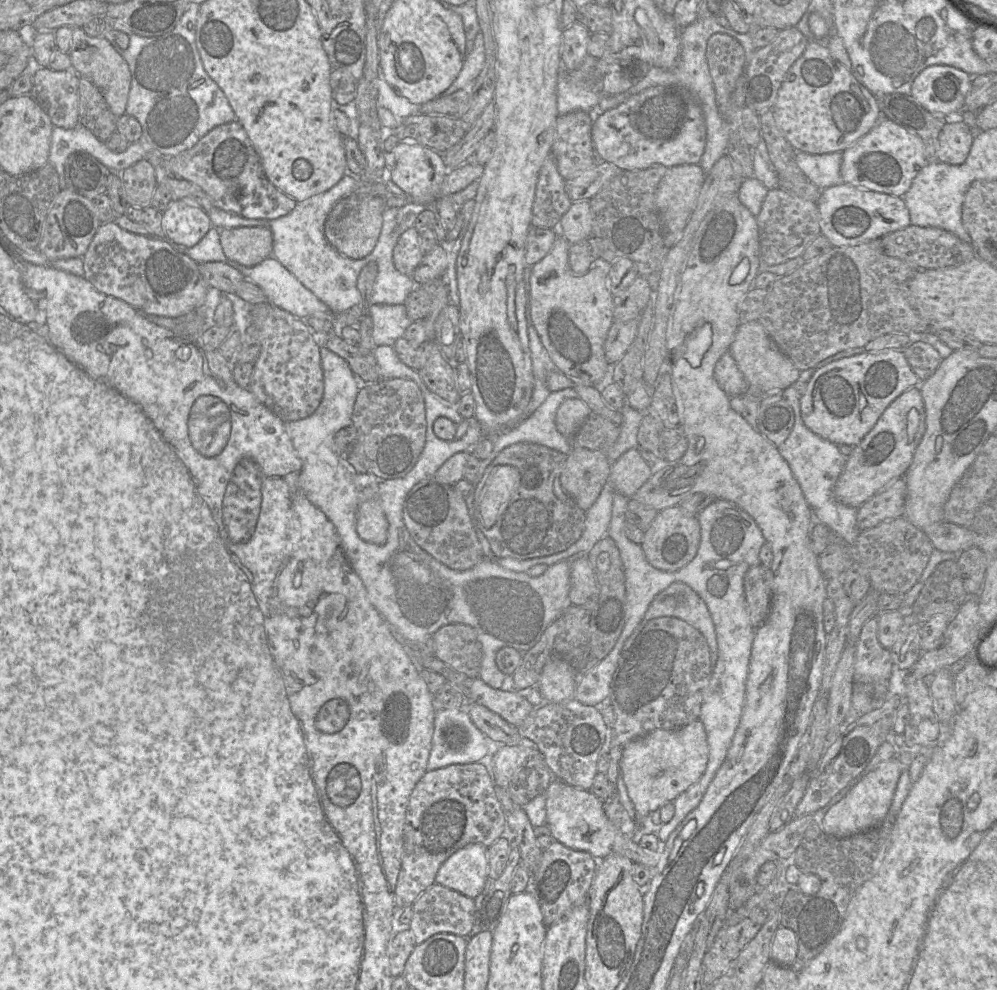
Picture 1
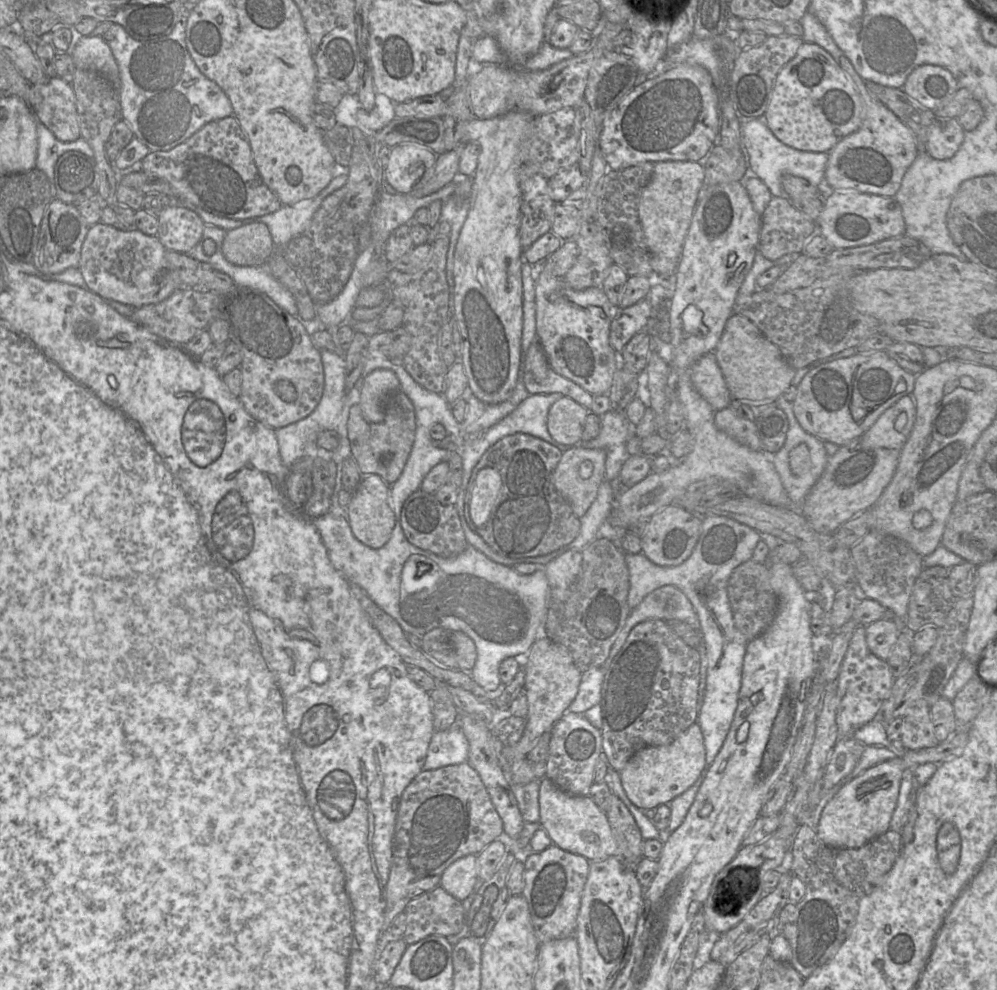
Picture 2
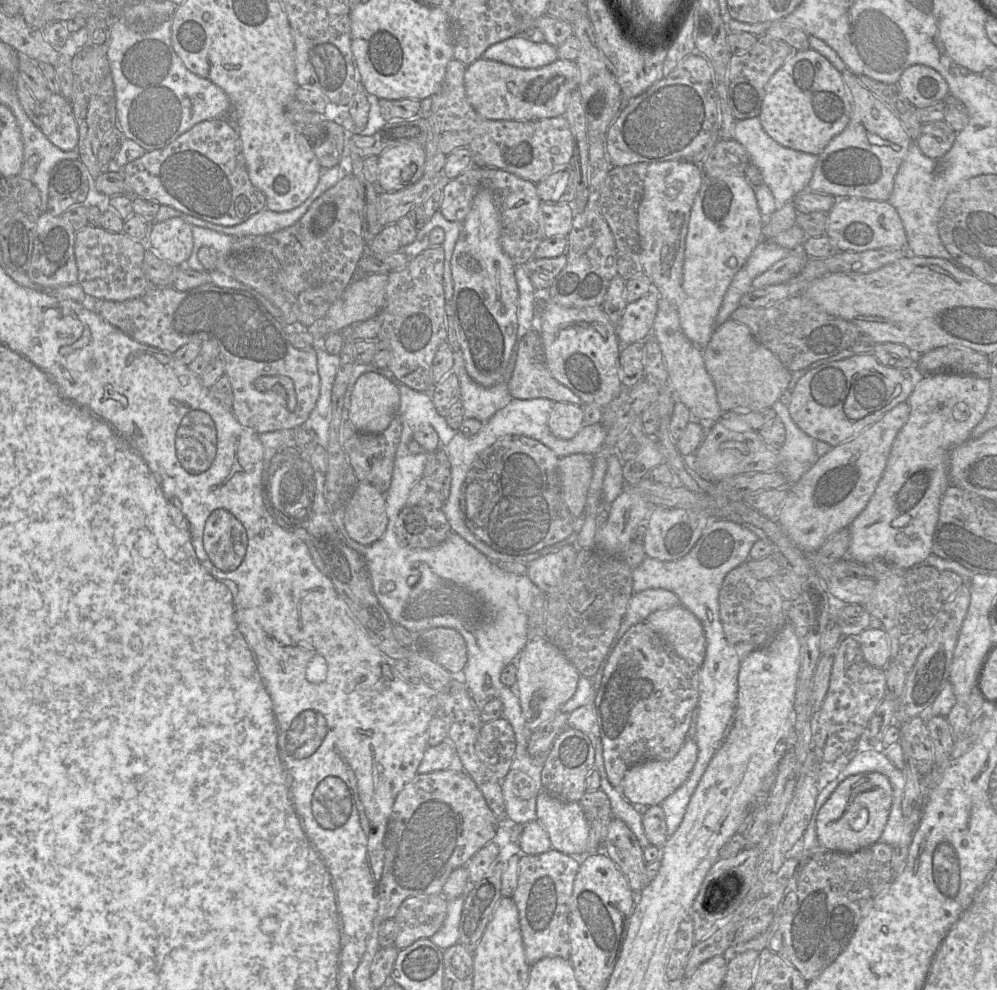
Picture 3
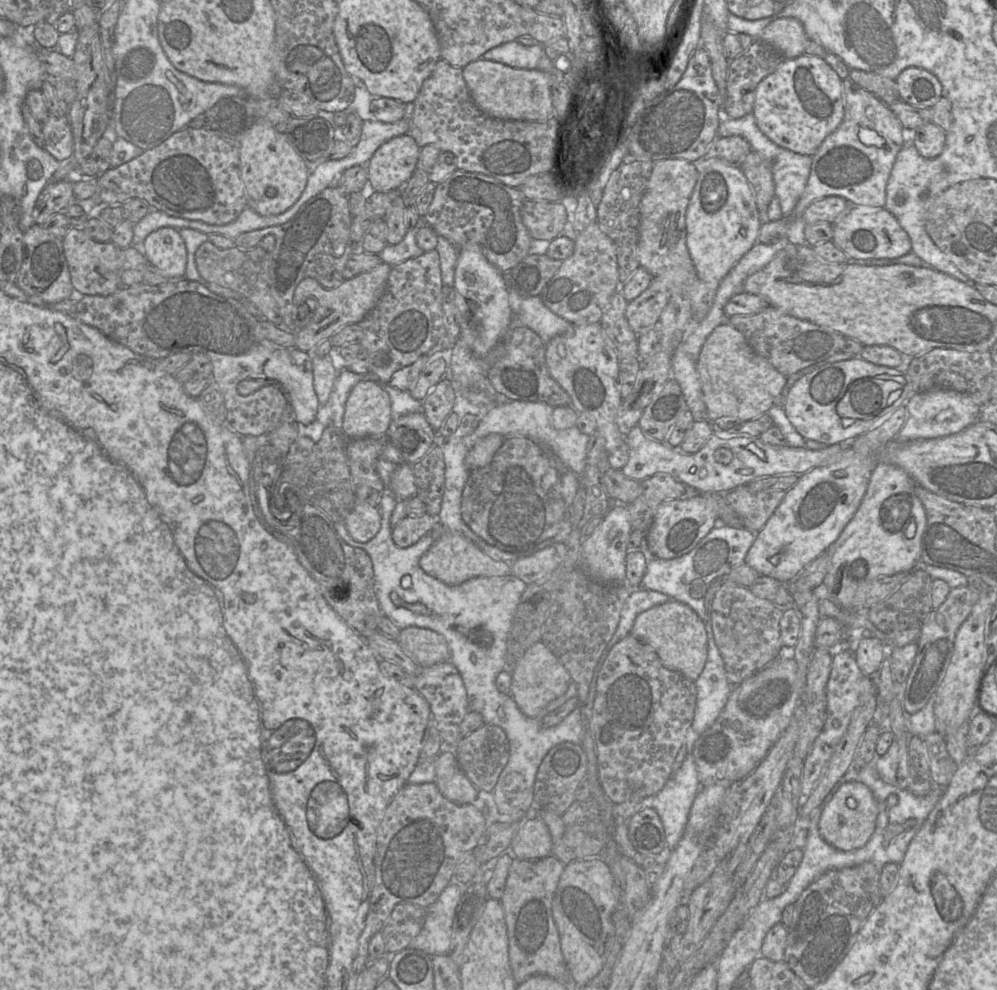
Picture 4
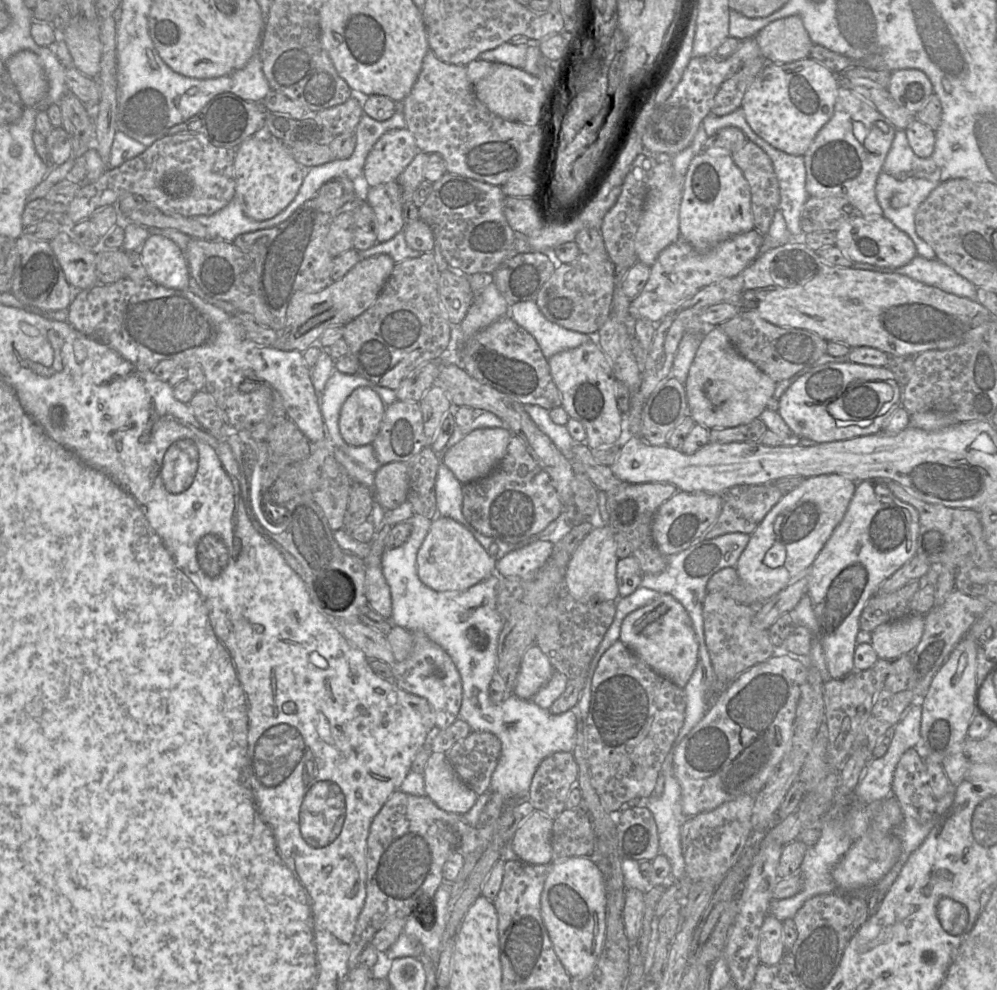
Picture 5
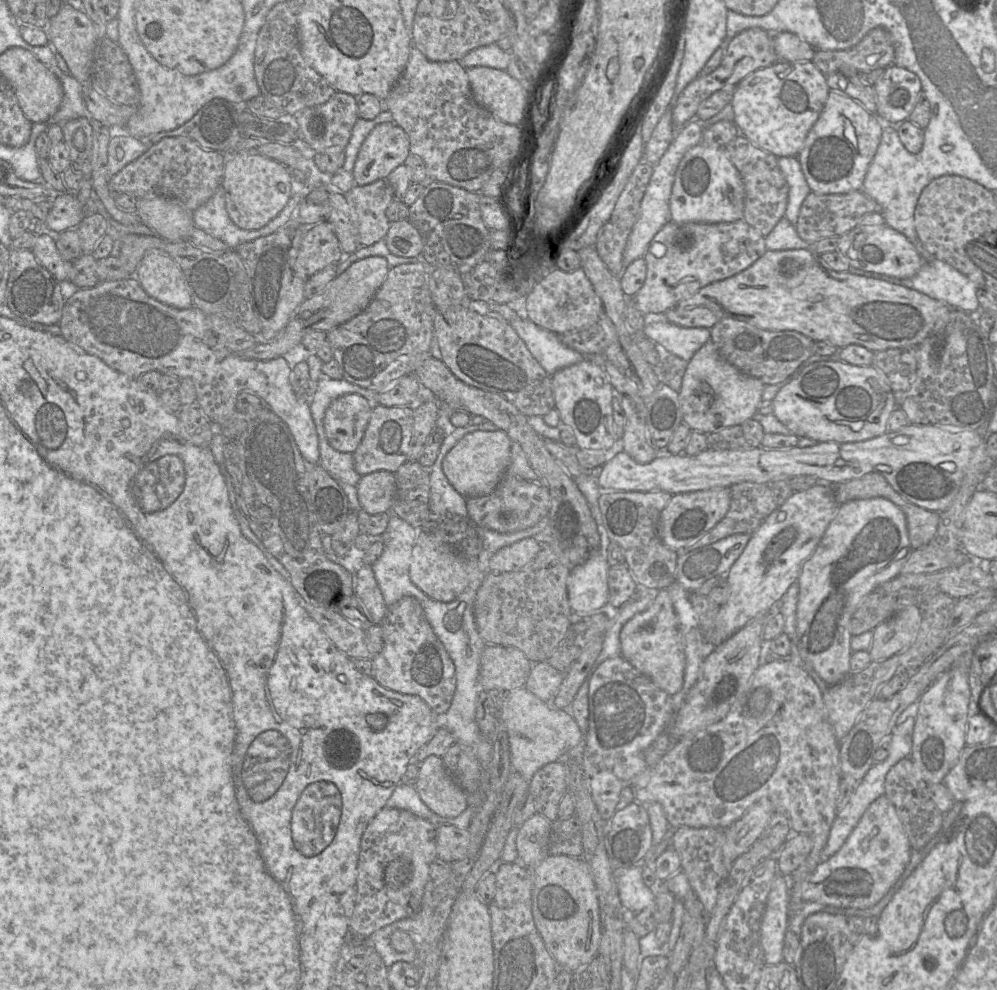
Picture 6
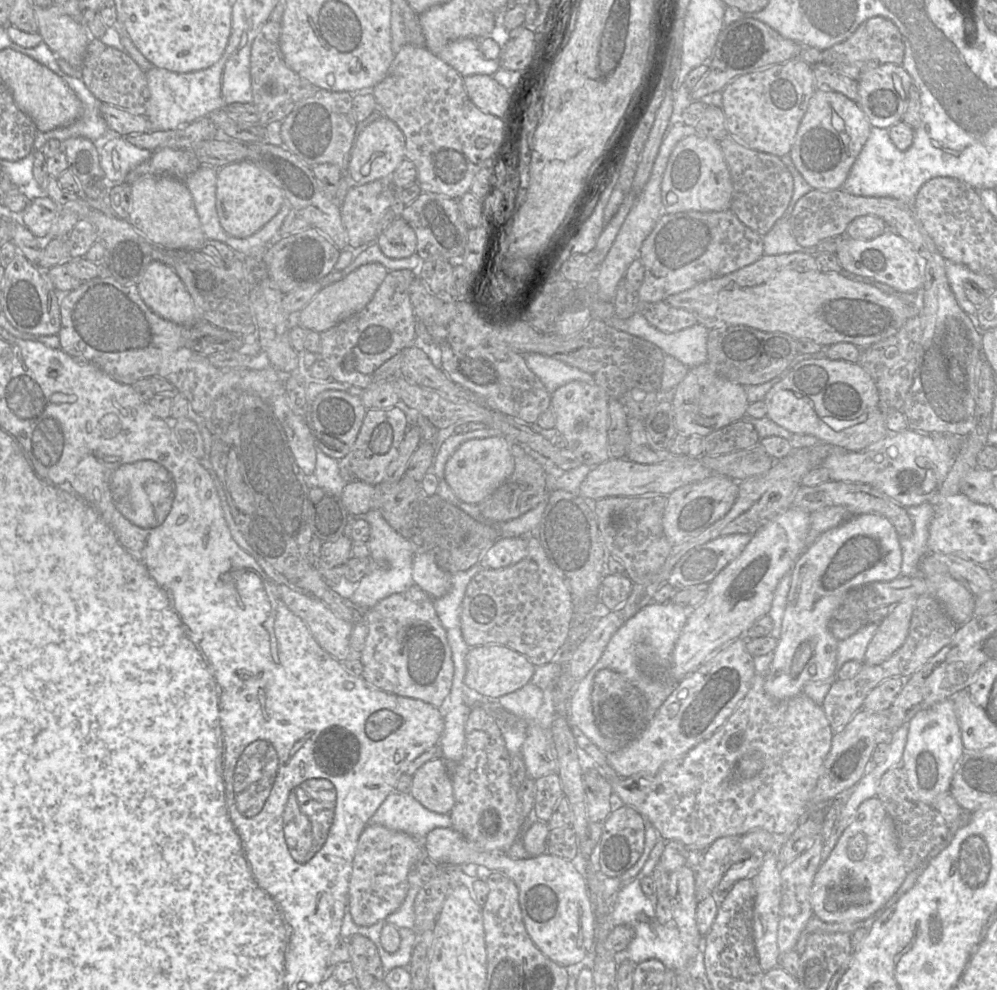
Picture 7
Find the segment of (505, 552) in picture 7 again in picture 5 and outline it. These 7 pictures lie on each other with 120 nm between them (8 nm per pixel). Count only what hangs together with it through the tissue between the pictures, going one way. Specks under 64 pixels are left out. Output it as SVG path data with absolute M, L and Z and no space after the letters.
M537 541L512 551L496 562L499 577L527 577L536 572L553 552L550 541Z

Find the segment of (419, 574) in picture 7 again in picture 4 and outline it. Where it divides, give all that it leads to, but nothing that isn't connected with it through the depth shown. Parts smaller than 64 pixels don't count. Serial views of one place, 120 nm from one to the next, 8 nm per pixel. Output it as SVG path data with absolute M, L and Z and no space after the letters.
M448 530L421 556L419 565L428 575L451 586L460 585L475 577L508 576L511 574L509 563L493 560L470 539L458 532Z

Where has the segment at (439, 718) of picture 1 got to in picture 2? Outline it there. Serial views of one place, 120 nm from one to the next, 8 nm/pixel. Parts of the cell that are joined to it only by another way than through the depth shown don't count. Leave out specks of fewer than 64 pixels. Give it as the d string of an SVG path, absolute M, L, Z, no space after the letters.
M457 725L445 731L435 731L429 743L423 770L467 762L468 753L468 741Z

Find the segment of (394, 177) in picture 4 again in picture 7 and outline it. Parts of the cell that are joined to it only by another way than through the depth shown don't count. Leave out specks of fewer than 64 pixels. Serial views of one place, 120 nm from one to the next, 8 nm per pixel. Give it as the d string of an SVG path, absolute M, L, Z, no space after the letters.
M385 115L365 127L356 137L346 174L353 184L362 185L381 178L390 178L405 159L406 140L401 129Z

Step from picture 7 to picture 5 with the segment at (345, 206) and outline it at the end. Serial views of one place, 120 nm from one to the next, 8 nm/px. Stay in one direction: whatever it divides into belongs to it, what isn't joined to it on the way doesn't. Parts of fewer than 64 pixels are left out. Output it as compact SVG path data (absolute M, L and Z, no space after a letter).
M397 181L369 187L367 203L376 216L377 242L386 242L405 227L400 201L402 188Z

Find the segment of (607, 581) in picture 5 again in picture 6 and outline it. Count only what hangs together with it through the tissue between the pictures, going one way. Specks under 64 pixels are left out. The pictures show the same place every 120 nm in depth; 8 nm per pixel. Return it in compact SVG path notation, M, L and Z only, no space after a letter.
M599 548L582 564L571 570L568 577L568 598L573 612L601 613L609 600L608 571L605 549Z

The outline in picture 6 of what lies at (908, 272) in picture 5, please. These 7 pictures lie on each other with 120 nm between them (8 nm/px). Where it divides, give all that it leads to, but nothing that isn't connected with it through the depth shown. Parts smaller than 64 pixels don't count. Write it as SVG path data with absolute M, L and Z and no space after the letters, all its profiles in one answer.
M937 258L924 262L911 278L900 279L875 272L872 277L914 289L946 303L951 308L962 309L972 315L977 314L980 308L976 295L977 284L950 264Z

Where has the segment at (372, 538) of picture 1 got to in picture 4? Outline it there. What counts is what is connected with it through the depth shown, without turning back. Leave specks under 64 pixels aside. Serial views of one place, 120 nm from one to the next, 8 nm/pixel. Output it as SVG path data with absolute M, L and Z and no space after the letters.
M357 502L345 519L350 536L357 542L368 542L379 532L381 514L378 507Z

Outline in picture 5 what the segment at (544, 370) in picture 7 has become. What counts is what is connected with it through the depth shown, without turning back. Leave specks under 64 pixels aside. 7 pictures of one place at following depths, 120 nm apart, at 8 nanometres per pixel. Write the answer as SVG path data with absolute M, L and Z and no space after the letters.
M536 301L510 304L508 315L535 338L546 359L595 339L549 321L540 311Z

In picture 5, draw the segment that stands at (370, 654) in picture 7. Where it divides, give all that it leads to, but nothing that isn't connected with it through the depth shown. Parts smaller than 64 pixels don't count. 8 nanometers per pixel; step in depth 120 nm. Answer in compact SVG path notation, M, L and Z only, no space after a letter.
M411 631L413 646L408 657L390 665L393 682L402 690L425 698L430 704L435 717L435 730L448 728L458 719L462 703L462 684L459 672L450 656L438 644L422 632Z

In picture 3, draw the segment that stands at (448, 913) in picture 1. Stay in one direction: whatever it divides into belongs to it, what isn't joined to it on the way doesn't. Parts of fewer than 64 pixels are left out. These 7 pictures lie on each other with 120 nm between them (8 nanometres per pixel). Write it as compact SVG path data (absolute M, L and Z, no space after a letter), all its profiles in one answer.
M443 895L415 896L400 905L394 917L398 934L394 946L404 949L421 938L430 938L443 925L448 901Z

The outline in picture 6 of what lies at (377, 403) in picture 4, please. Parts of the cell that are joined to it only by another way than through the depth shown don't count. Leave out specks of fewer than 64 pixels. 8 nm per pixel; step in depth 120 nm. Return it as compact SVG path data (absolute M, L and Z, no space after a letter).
M356 393L333 400L324 417L329 445L339 452L354 453L362 441L374 406Z

